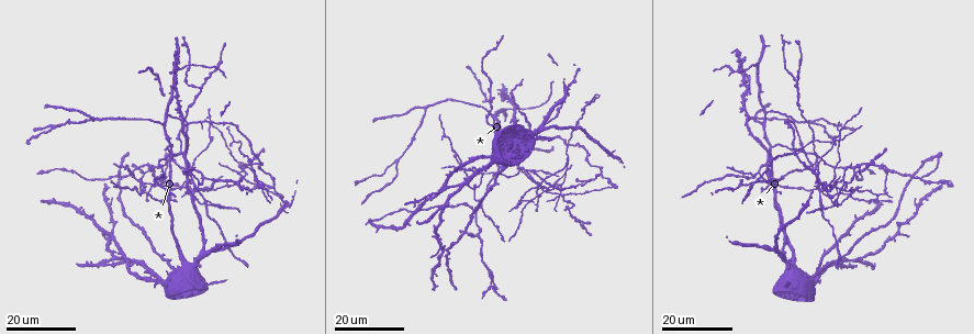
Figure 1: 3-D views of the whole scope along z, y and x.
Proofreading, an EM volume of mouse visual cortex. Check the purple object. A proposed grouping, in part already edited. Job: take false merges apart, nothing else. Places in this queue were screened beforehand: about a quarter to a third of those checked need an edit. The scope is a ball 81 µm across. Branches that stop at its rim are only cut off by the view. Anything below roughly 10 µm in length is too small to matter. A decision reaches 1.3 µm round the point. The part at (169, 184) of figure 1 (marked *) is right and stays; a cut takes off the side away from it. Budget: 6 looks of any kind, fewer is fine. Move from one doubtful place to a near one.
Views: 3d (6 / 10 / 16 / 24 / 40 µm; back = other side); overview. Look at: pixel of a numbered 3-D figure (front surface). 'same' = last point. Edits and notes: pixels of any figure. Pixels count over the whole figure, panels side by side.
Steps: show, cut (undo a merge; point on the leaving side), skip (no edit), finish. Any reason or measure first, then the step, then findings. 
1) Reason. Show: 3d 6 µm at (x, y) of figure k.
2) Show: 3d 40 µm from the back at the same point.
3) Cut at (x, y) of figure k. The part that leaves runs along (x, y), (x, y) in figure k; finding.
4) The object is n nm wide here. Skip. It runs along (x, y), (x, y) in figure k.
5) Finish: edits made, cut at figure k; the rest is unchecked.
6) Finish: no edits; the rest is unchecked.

Arms part here. Show: 3d 24 µm at (793, 124) of figure 1.

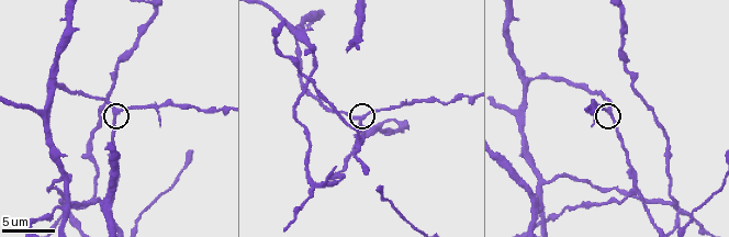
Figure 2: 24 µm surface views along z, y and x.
Show: 3d 6 µm at (118, 111) of figure 2.

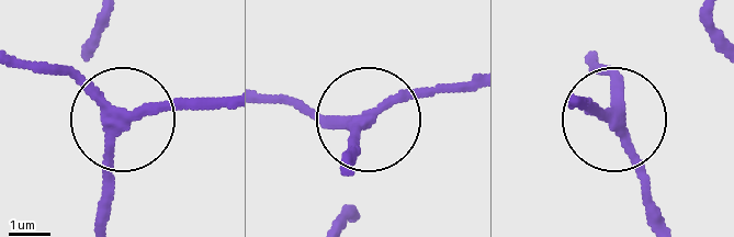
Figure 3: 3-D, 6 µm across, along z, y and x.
The side arm is 70 µm long. Skip. It runs along (586, 63), (613, 83), (613, 122), (648, 216) in figure 3; continuous, no second cell.

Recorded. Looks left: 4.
Arms part here. Show: 3d 10 µm at (527, 79) of figure 2.

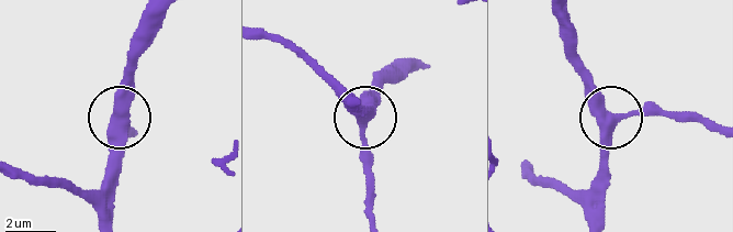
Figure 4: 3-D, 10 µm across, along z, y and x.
3 arms meet here. Skip. It runs along (110, 220), (110, 132), (128, 65) in figure 4; all the same cell.

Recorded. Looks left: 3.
Three-way junction. Show: 3d 16 µm at (201, 178) of figure 1.

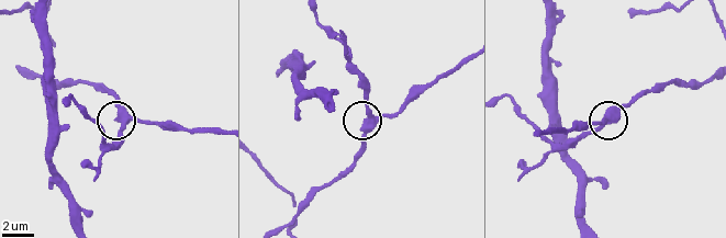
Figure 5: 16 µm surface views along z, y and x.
Show: 3d 10 µm at (374, 119) of figure 5.

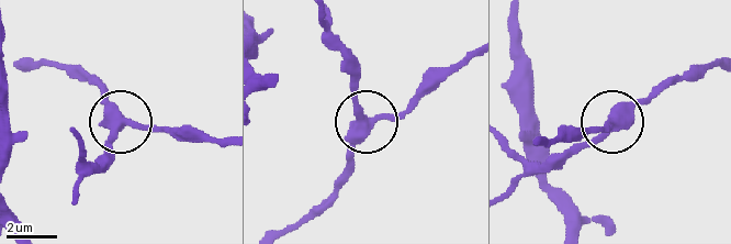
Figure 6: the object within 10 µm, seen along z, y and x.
3 arms meet here. Skip. It runs along (713, 63), (695, 65), (626, 108), (559, 168) in figure 6; one cell here.

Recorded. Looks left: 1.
Finish: no edits; the rest is unchecked.

